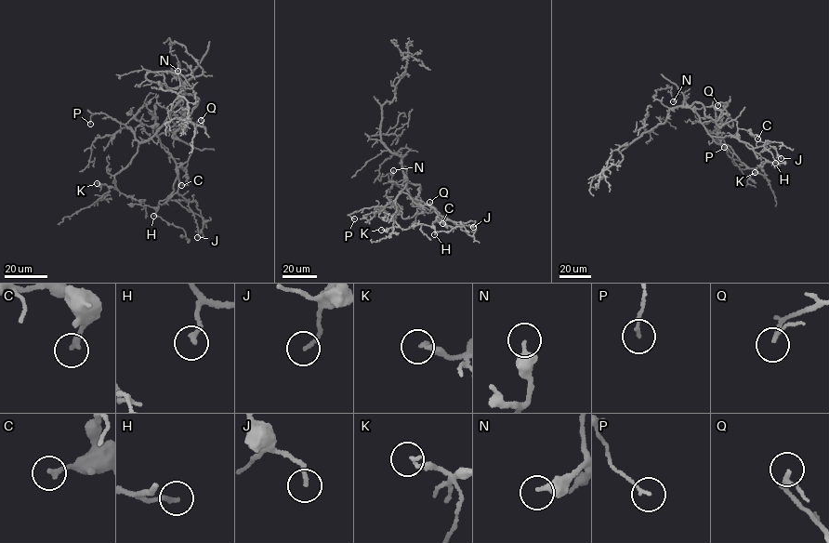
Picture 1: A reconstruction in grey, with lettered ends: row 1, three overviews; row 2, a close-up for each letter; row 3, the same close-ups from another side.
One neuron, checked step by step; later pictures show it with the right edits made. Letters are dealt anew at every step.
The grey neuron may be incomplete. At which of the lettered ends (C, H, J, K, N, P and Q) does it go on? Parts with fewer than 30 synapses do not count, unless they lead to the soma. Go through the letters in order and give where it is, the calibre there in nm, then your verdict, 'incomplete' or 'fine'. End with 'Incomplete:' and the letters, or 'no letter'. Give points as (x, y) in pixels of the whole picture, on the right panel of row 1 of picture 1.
C: place (757, 139); calibre 200 nm; fine
H: place (775, 163); calibre 200 nm; fine
J: place (781, 158); calibre 160 nm; fine
K: place (755, 172); calibre 190 nm; fine
N: place (673, 101); calibre 300 nm; fine
P: place (724, 147); calibre 120 nm; fine
Q: place (717, 105); calibre 130 nm; fine
Incomplete: no letter

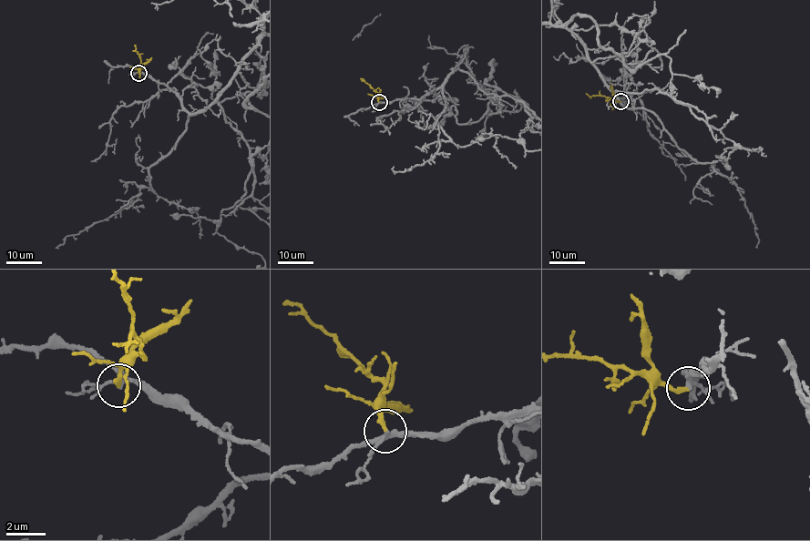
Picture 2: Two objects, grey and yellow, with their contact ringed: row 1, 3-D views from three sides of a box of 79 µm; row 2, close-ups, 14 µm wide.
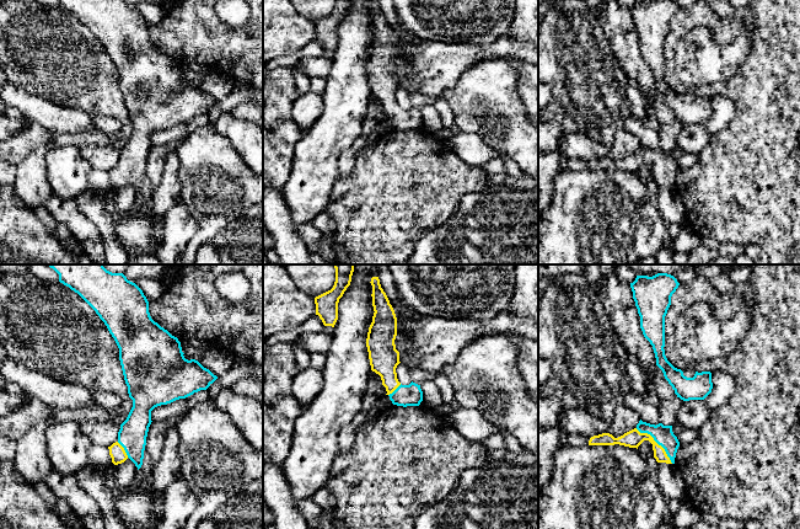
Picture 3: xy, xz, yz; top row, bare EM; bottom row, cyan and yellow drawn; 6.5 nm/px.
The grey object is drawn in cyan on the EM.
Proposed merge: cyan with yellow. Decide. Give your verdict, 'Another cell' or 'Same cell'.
Same cell

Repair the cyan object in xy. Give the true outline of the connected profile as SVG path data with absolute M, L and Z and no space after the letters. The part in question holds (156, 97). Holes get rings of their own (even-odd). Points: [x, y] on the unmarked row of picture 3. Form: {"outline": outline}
{"outline": "M59 0L59 6L77 17L96 36L119 73L119 85L133 132L120 149L118 165L108 173L114 189L129 182L139 194L152 146L151 135L206 114L218 101L198 85L184 82L178 63L151 43L146 21L125 0Z"}

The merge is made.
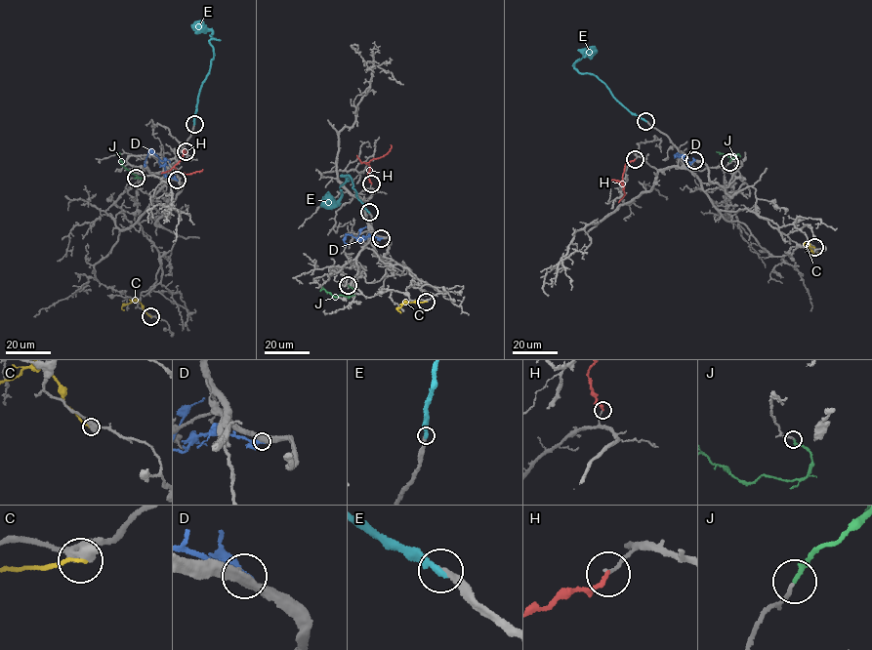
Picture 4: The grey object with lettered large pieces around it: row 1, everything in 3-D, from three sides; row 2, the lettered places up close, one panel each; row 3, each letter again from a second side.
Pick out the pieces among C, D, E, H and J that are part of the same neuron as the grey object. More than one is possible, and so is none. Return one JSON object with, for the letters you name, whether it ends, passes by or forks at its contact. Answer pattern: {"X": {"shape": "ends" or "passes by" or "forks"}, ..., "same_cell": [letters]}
{"E": {"shape": "ends"}, "J": {"shape": "ends"}, "same_cell": ["E", "J"]}

